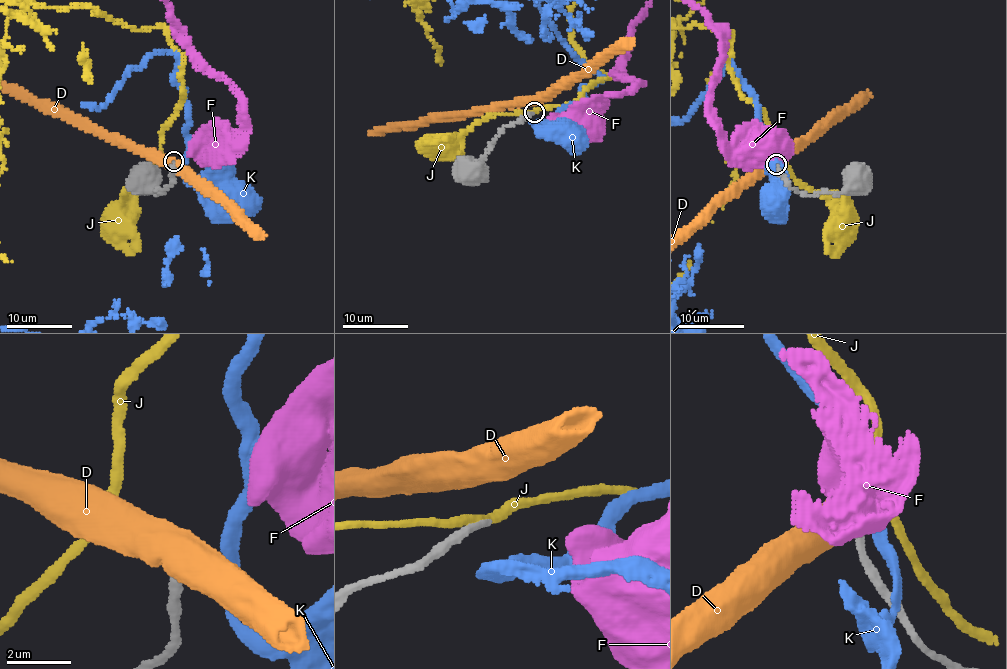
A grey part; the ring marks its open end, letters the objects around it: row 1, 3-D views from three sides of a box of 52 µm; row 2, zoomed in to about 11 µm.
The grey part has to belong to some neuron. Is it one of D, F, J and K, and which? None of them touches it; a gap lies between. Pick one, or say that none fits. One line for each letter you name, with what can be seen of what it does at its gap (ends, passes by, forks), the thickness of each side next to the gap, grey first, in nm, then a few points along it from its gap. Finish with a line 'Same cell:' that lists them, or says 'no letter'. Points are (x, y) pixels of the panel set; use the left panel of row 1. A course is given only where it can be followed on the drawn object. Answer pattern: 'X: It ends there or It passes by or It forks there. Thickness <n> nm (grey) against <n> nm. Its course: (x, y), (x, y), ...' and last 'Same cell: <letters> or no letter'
Same cell: no letter

